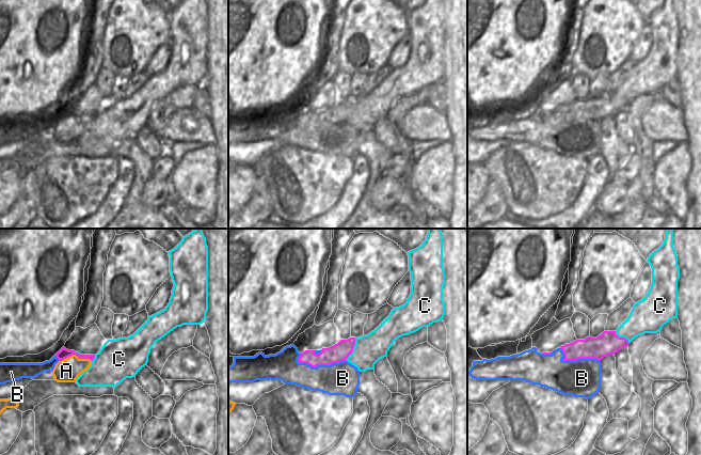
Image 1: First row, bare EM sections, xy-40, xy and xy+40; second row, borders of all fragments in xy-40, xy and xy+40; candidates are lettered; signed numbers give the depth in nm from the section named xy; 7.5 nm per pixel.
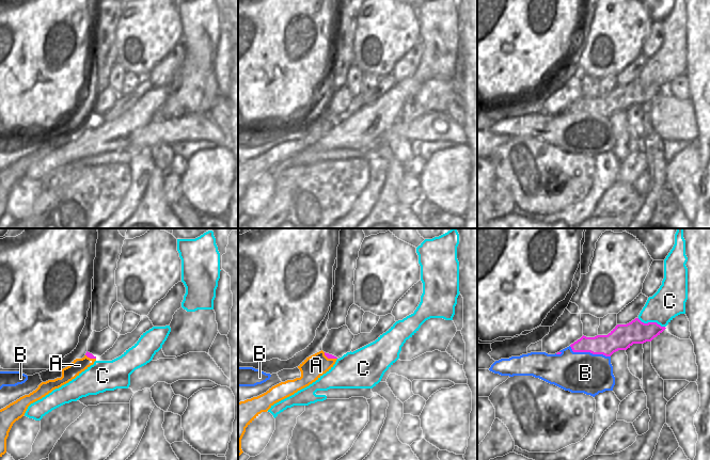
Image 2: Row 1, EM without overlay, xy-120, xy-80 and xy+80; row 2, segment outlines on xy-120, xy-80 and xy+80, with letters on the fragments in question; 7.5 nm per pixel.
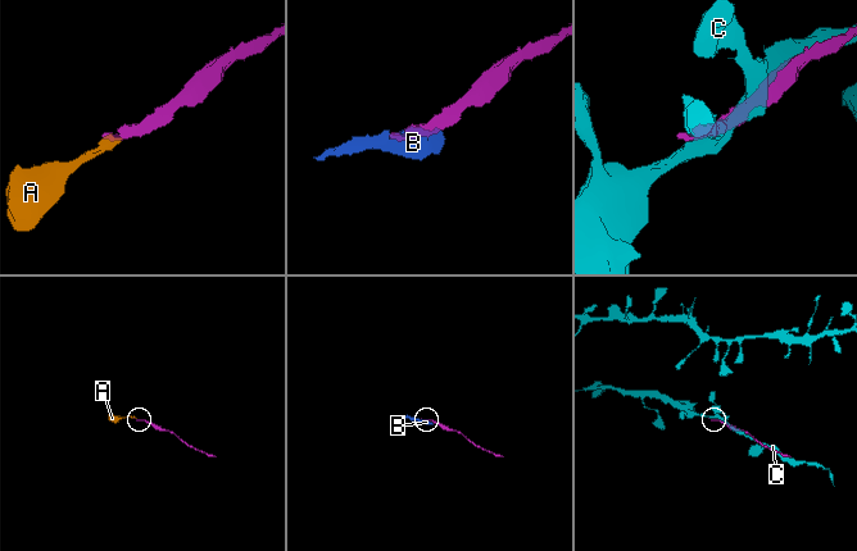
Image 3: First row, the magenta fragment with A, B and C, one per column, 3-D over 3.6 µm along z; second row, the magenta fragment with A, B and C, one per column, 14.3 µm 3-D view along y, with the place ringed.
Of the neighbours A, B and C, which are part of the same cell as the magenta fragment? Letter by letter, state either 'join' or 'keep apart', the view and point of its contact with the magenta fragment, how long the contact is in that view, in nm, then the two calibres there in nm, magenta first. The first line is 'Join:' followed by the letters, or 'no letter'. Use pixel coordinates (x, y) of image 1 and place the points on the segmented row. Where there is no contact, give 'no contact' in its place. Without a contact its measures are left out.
Join: A
A: join; contact xy-40 (75, 354); length 260 nm; calibres 80 and 180 nm
B: keep apart; contact xy (320, 364); length 380 nm; calibres 140 and 240 nm
C: keep apart; contact xy (352, 349); length 190 nm; calibres 140 and 220 nm

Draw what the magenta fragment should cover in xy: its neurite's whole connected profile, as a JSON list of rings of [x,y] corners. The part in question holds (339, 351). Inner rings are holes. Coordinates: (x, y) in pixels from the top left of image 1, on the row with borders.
[[[355,338],[340,340],[337,344],[329,348],[322,348],[322,351],[318,355],[315,354],[315,350],[303,351],[298,358],[298,362],[307,363],[312,367],[316,367],[318,365],[331,365],[333,363],[347,361],[347,358],[353,351],[354,345]]]

